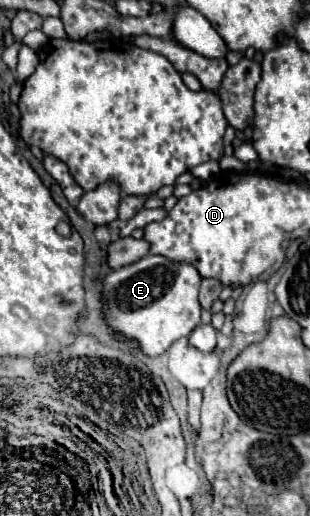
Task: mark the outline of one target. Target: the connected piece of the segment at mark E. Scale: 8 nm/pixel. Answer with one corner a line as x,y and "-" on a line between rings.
148,254
138,262
104,276
100,298
104,322
116,338
136,342
142,354
160,356
172,342
188,336
200,324
200,280
202,278
194,266

